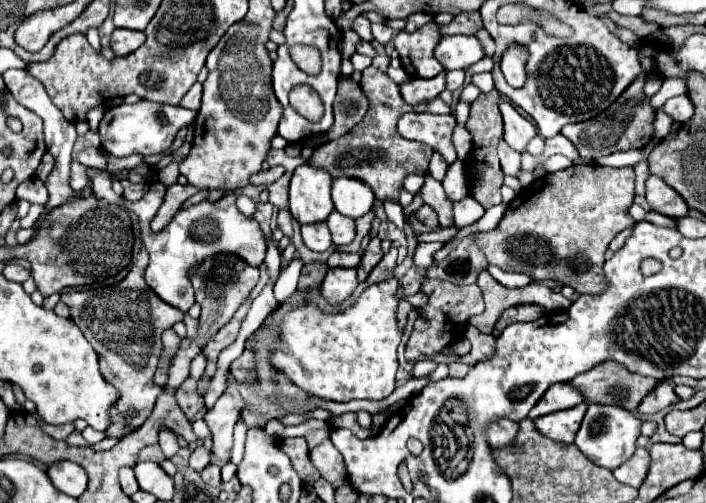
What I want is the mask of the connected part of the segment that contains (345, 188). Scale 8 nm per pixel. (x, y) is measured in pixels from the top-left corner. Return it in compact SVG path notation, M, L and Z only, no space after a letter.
M351 177L333 179L331 195L333 195L335 209L341 215L347 215L351 219L357 219L357 217L369 213L373 207L373 201L375 201L375 195L369 189L369 185L357 181L357 179L351 179Z

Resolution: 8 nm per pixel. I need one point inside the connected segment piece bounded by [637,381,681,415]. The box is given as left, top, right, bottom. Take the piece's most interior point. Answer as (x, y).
(663, 396)

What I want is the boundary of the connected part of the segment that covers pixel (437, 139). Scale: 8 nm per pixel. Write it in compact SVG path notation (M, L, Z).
M405 113L399 119L399 135L409 141L421 141L433 151L441 153L447 165L457 161L457 153L451 143L451 131L455 127L453 115L429 115L429 113Z

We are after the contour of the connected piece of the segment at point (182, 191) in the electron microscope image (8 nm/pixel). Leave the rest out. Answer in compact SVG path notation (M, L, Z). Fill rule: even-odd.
M177 183L177 185L167 187L165 201L163 201L157 217L153 219L151 229L153 229L153 231L161 231L161 229L171 221L171 217L181 209L181 205L183 205L189 197L193 197L195 193L199 193L199 189L193 187L193 185L179 185L179 183Z

